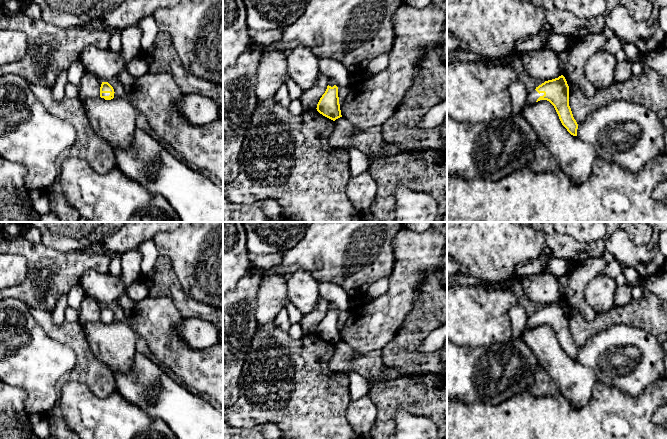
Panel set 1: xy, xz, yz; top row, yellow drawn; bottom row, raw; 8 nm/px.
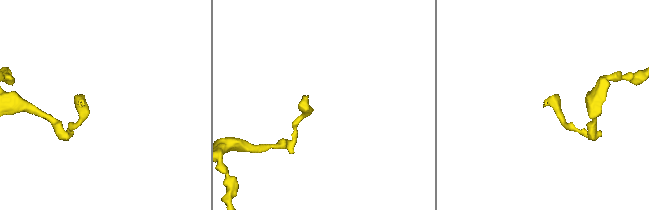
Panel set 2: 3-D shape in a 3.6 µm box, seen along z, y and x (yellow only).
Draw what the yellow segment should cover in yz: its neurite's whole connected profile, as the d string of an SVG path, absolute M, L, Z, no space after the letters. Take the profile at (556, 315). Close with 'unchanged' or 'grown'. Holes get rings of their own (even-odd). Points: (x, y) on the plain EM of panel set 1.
M563 299L545 305L529 316L525 330L540 324L549 325L554 330L562 349L571 359L577 360L578 348L569 330L569 310Z; grown

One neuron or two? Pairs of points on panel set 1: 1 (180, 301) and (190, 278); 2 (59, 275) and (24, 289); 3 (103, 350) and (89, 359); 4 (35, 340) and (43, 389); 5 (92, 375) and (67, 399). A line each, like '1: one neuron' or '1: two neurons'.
1: two neurons
2: one neuron
3: two neurons
4: one neuron
5: two neurons

